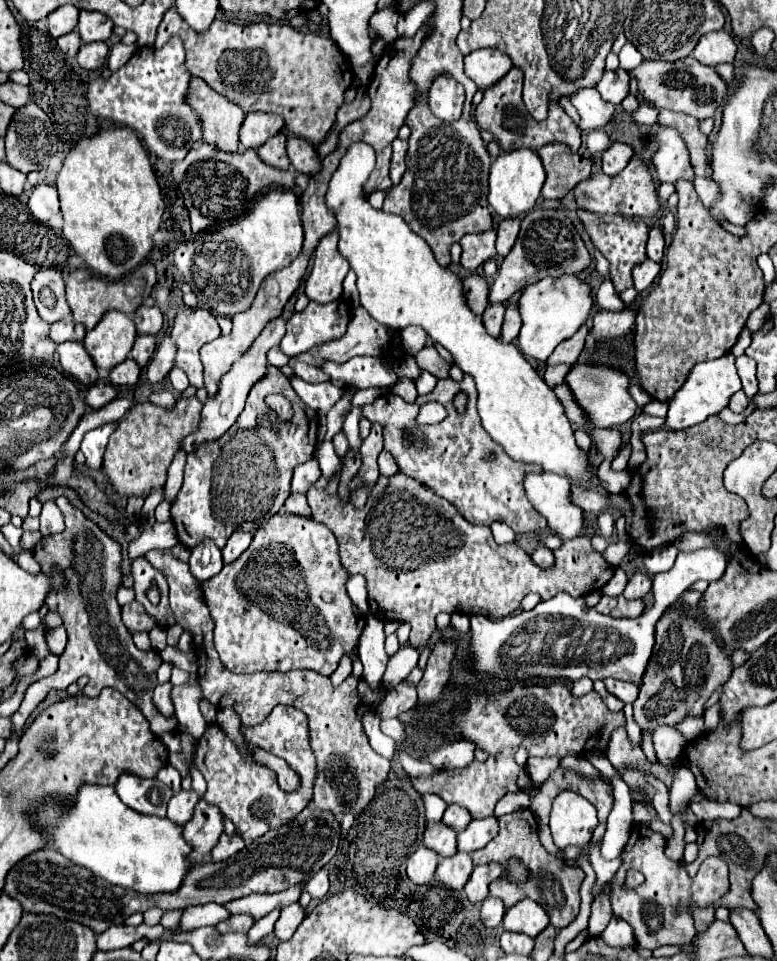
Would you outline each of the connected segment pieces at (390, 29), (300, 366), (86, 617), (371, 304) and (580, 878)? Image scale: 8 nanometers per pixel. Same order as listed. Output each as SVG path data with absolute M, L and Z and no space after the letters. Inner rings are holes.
M388 7L377 10L370 18L369 25L376 30L388 43L398 38L396 24L399 13L391 11Z
M294 358L290 360L290 366L294 368L294 374L298 378L302 378L304 382L310 382L310 384L318 384L318 382L328 382L328 376L320 370L320 368L314 368L306 362L296 362Z
M66 496L56 498L56 504L64 514L66 528L60 534L44 536L32 554L44 572L50 572L50 566L60 566L66 572L68 588L64 592L52 592L46 598L46 606L52 612L58 612L64 620L62 626L68 632L68 646L60 656L58 670L26 688L20 708L10 716L12 734L22 736L30 712L44 700L48 690L68 688L80 676L88 676L88 686L82 690L86 696L98 696L106 686L120 690L144 712L144 716L150 720L150 730L156 736L178 730L178 720L174 720L174 714L162 716L152 702L152 692L158 686L156 670L162 664L160 654L156 650L138 650L132 642L132 634L120 620L120 604L116 602L116 590L122 584L120 542L108 536L96 522L88 520L82 510L70 504Z
M354 142L340 158L326 192L326 206L338 220L338 250L358 276L360 304L376 322L394 330L420 324L432 340L450 350L456 366L476 382L482 426L508 456L526 464L538 464L544 472L558 472L570 484L594 484L598 490L604 490L590 462L590 454L574 442L574 430L560 400L536 368L514 344L502 344L484 330L482 320L464 302L458 274L438 266L430 246L400 216L384 214L370 206L364 196L364 184L374 164L374 148L366 142Z
M518 810L518 812L506 814L498 818L498 824L500 824L500 830L496 838L492 838L486 848L474 852L472 860L474 862L508 860L512 854L520 858L532 870L530 880L522 886L524 894L532 898L534 902L538 902L542 908L546 908L550 916L550 924L554 928L566 928L578 916L578 910L580 910L580 884L584 882L584 872L576 866L568 866L562 858L552 856L550 852L542 848L542 844L538 842L538 834L536 834L538 824L530 810Z

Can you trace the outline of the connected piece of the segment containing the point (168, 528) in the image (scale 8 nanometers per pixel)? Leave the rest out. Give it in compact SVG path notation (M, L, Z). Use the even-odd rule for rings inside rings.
M166 522L166 524L154 524L154 528L144 528L144 532L140 534L138 540L130 542L128 554L130 558L138 558L150 550L170 550L172 546L178 544L178 536L174 532L174 524Z

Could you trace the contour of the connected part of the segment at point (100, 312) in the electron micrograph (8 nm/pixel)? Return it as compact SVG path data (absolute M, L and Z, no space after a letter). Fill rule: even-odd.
M142 264L134 272L126 274L126 278L120 278L120 280L106 280L106 278L94 276L90 270L82 268L82 270L74 270L68 276L66 298L68 298L70 310L72 310L74 322L84 324L86 332L88 332L100 322L100 318L106 314L106 310L120 310L126 316L132 316L136 312L136 308L142 304L144 296L148 296L152 292L154 284L156 284L156 270L152 264Z

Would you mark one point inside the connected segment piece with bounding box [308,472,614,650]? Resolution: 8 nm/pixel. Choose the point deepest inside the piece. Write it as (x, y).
(421, 557)

